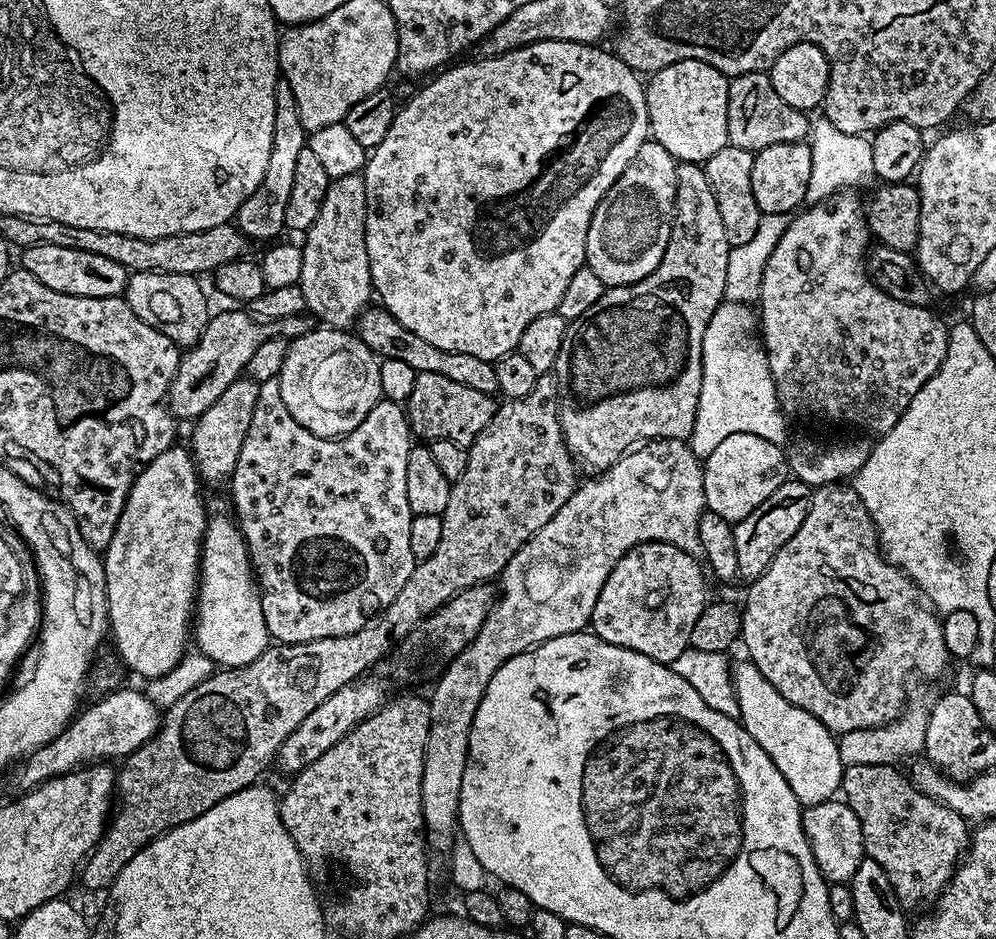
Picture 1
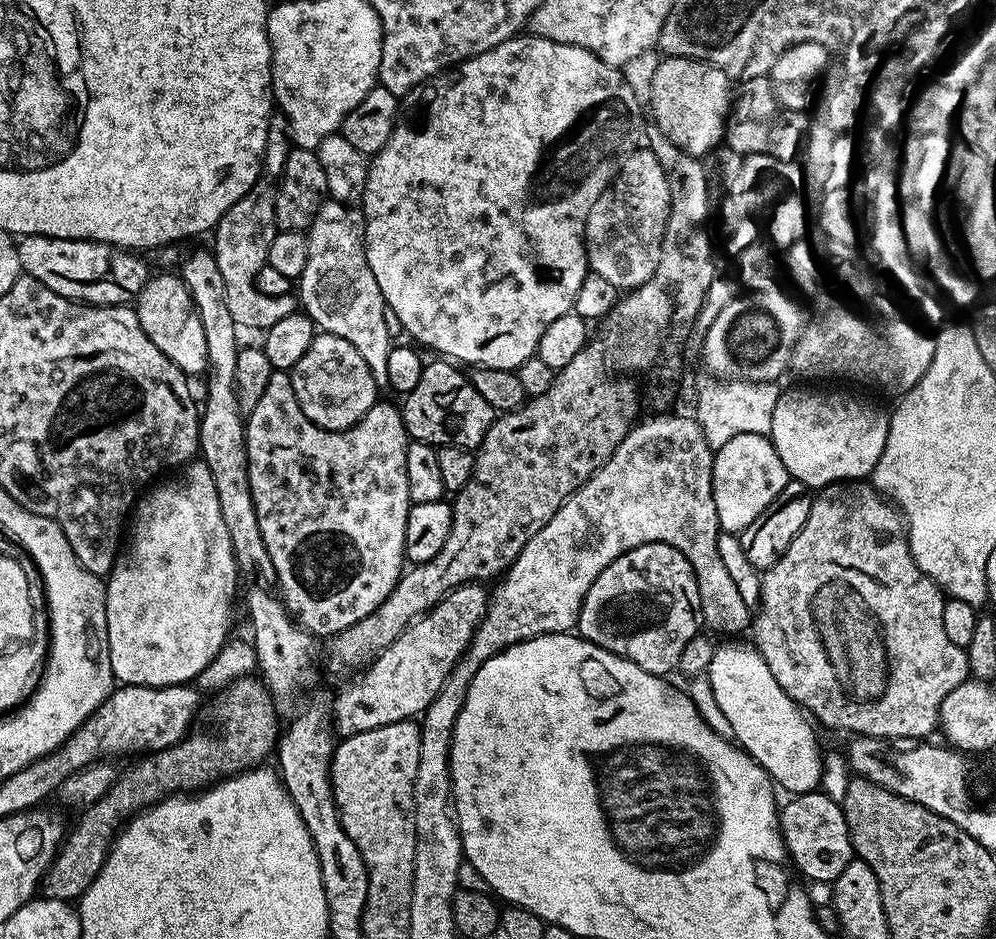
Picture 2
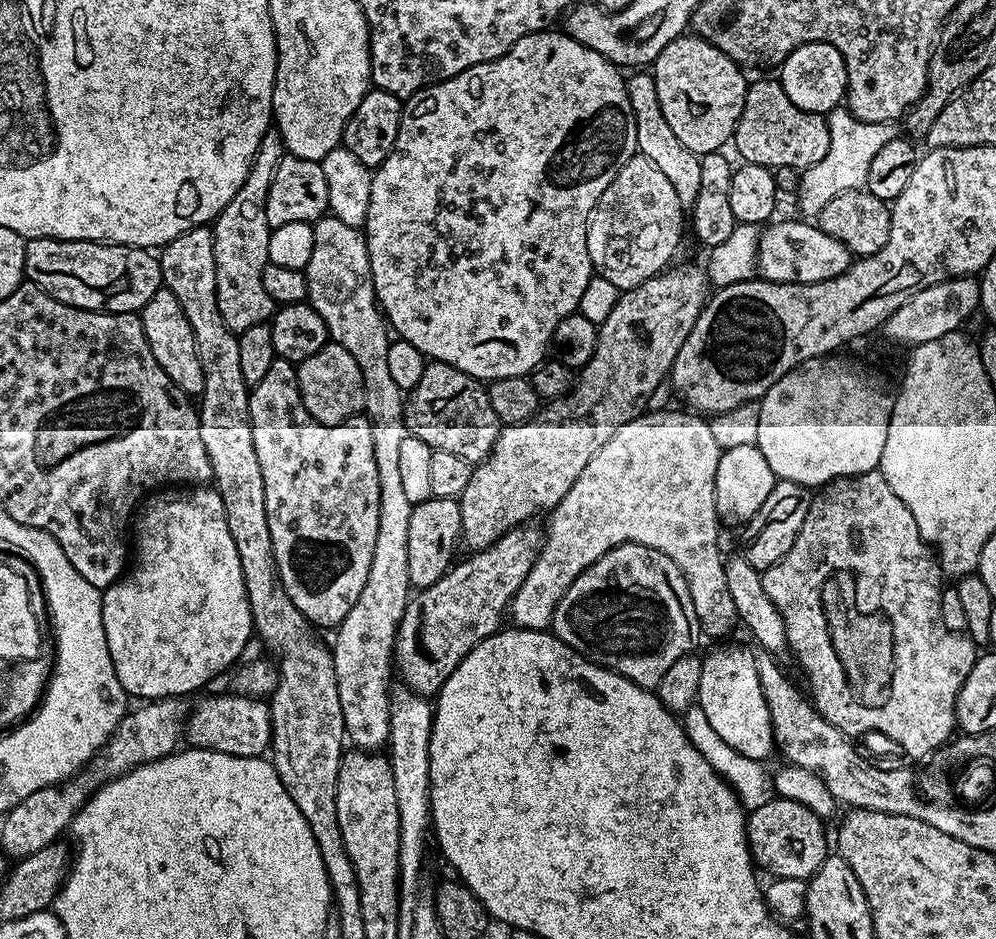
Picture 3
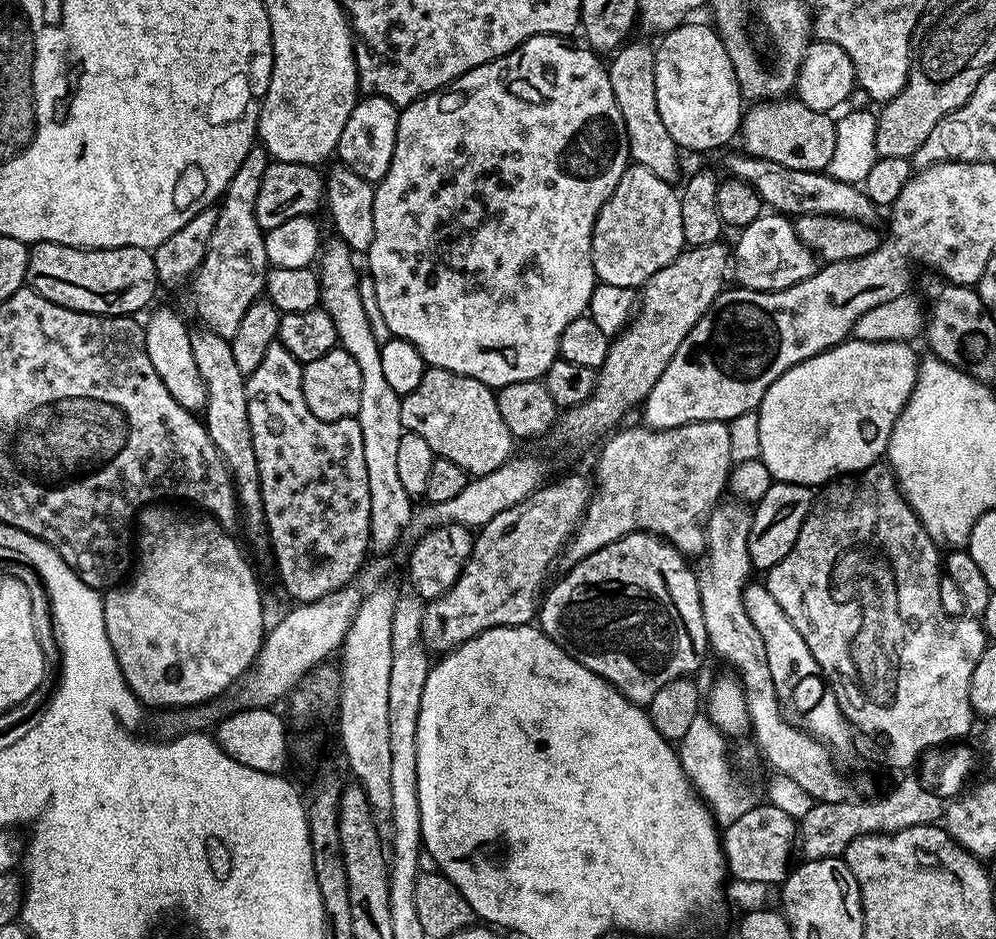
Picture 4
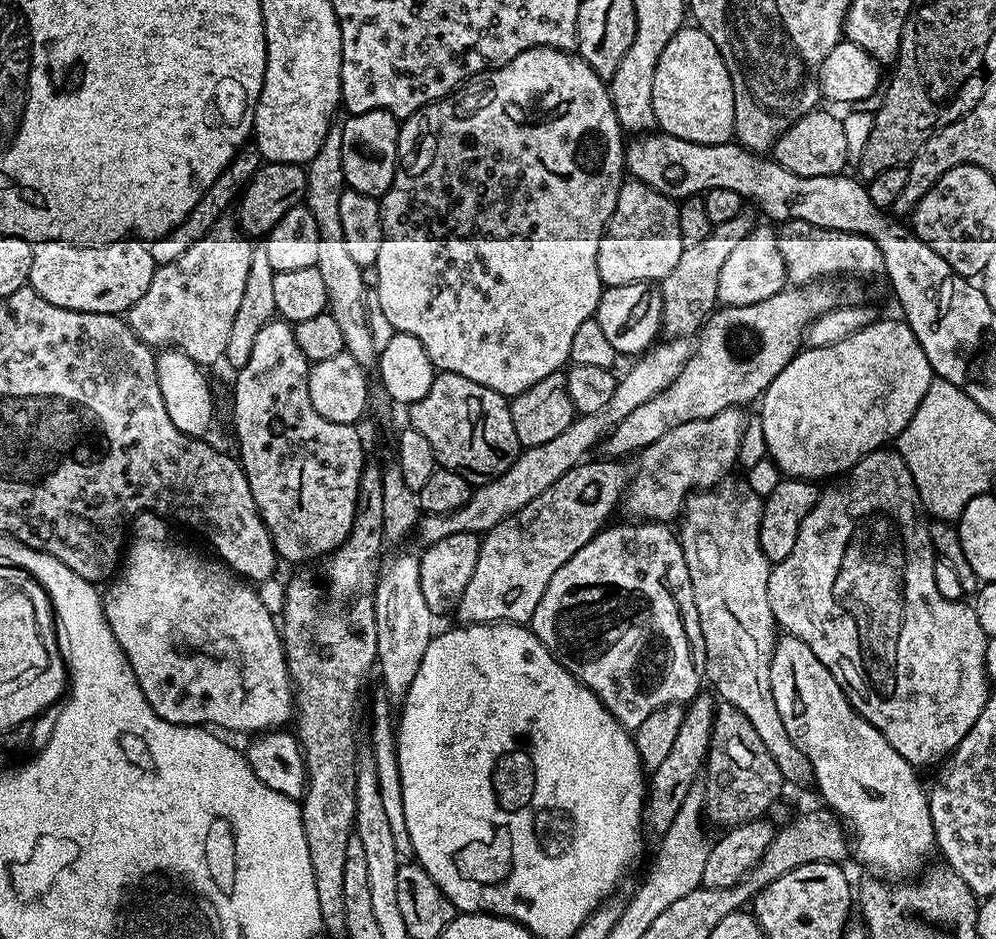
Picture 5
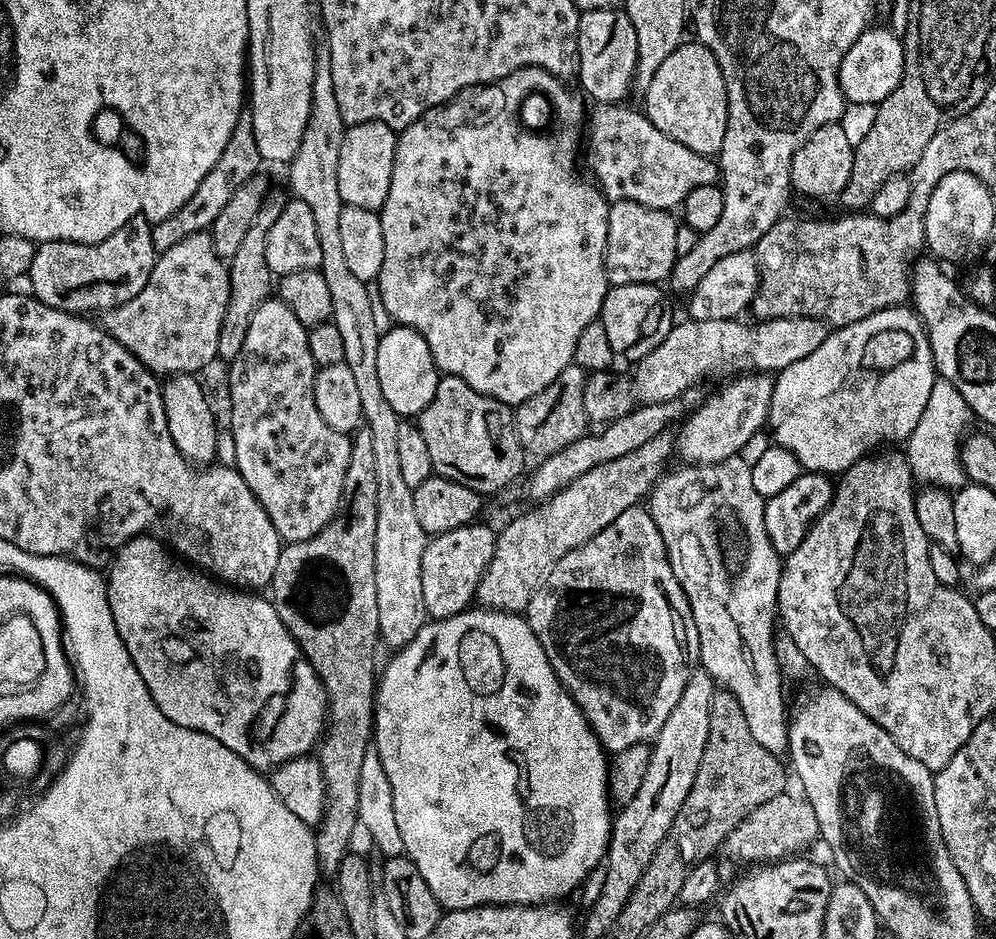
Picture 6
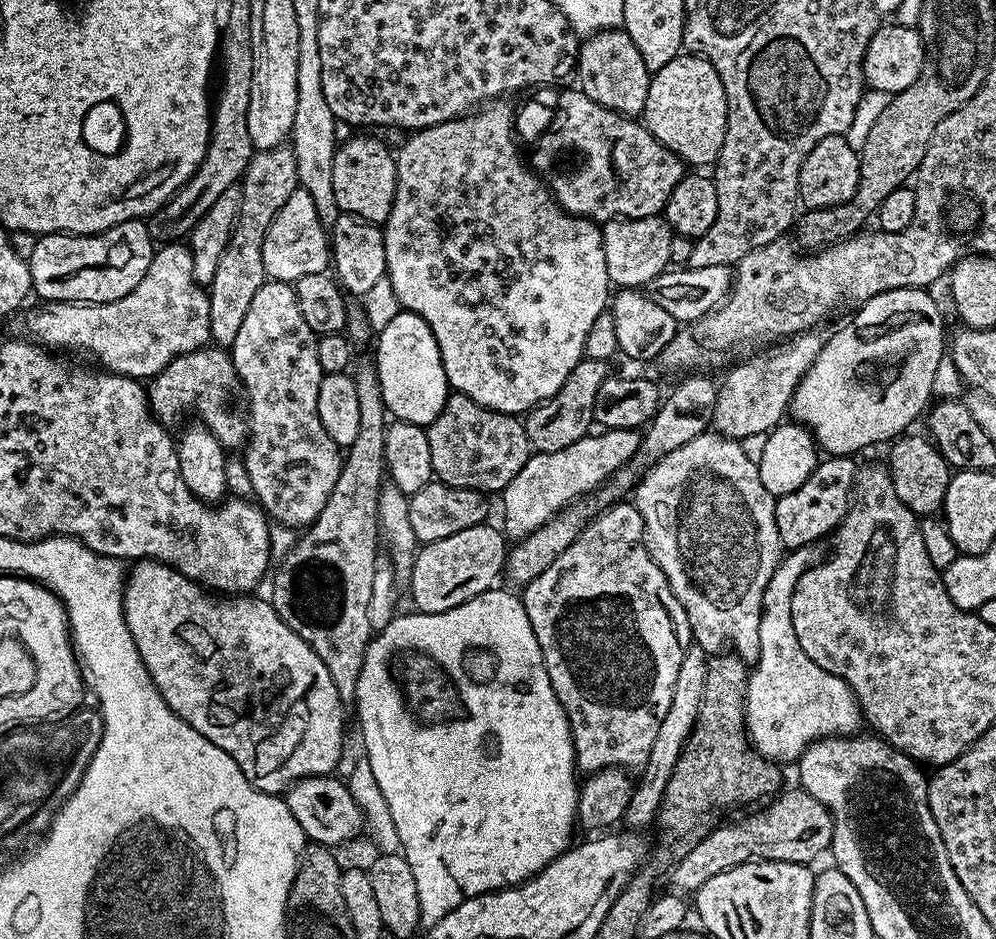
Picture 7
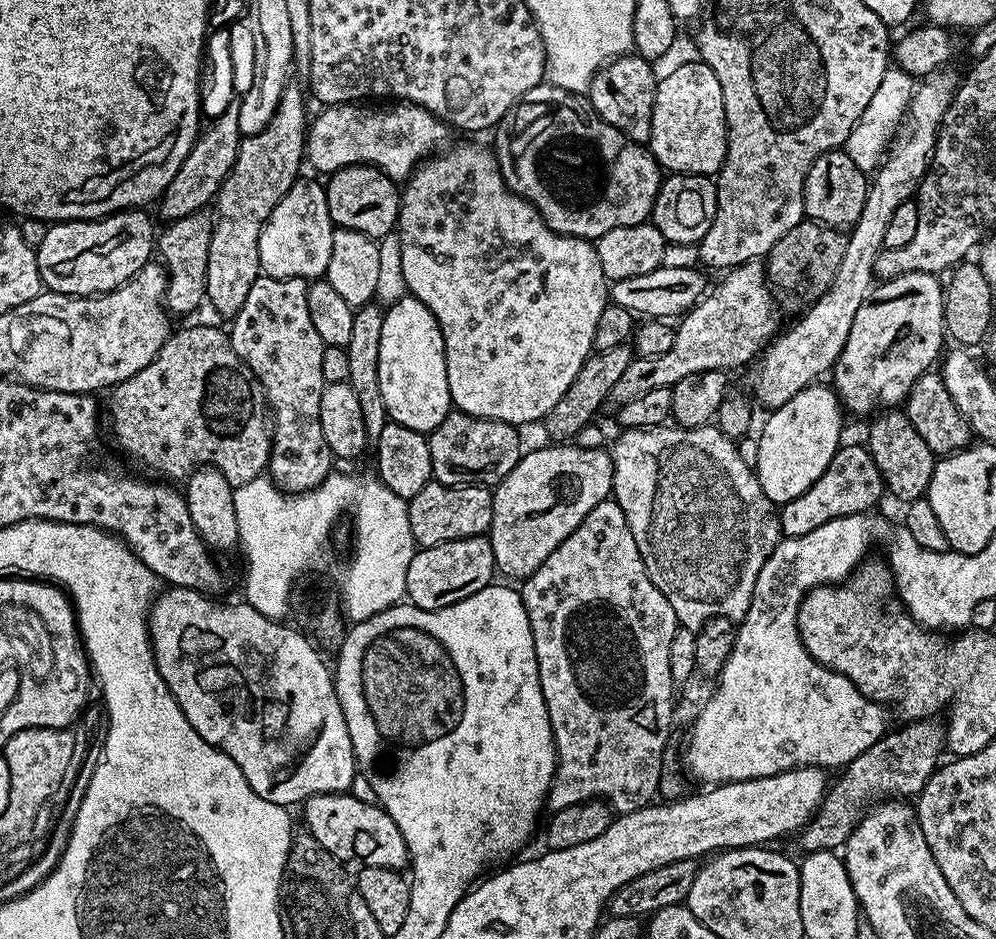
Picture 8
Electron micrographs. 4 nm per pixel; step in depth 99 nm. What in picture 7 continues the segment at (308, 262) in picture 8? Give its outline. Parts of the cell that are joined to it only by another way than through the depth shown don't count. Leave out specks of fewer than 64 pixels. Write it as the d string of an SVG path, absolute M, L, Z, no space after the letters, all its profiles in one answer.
M298 186L294 194L286 198L282 210L274 214L274 222L270 222L270 230L266 230L266 238L262 242L262 262L264 275L269 280L295 282L306 274L329 271L330 236L318 218L314 198L310 198L304 188Z

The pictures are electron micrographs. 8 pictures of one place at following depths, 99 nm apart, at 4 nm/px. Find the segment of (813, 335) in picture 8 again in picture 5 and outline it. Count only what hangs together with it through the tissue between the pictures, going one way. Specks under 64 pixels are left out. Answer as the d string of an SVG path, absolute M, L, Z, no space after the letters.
M727 408L722 414L714 414L714 418L674 426L670 434L662 434L662 438L640 449L635 457L636 469L631 469L628 490L624 493L623 511L644 522L675 521L693 492L713 488L731 473L728 471L732 464L738 461L738 446L746 423L744 414L741 409Z

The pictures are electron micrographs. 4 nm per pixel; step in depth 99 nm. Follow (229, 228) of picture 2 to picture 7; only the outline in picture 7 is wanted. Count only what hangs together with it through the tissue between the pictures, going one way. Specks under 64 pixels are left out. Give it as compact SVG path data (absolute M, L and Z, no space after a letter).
M168 242L157 247L152 254L150 270L146 270L142 282L138 282L138 286L134 286L134 290L130 290L126 298L101 304L77 304L54 300L40 302L37 305L37 308L30 309L24 316L24 328L29 332L25 333L35 343L52 350L69 348L72 352L89 352L101 369L117 372L119 376L151 378L158 375L175 356L190 354L205 347L212 339L208 294L194 278L194 258L192 251L184 242Z

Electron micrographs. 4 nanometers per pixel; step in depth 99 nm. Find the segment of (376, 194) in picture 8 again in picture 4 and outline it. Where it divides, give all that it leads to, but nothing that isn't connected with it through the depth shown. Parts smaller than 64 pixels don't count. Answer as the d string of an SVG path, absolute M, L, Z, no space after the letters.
M381 96L357 99L354 110L346 118L346 126L342 126L342 138L338 138L335 155L340 156L339 163L354 170L358 178L369 180L373 186L379 184L386 170L390 170L390 162L394 158L400 113L397 104Z

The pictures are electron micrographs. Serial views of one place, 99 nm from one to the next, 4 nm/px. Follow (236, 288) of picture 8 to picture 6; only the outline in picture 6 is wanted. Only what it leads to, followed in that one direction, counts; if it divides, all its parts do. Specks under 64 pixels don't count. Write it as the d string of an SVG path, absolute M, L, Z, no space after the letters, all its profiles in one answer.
M276 190L269 191L268 196L262 202L262 210L258 210L258 218L254 218L254 223L250 225L250 230L246 230L246 235L242 238L242 243L238 245L238 250L233 254L231 260L227 261L228 277L230 278L230 302L226 306L226 318L222 318L222 334L218 334L218 357L221 361L231 362L238 358L238 350L242 350L242 342L246 342L246 333L250 331L250 321L253 320L258 306L266 302L274 292L274 273L266 262L266 238L270 234L270 226L278 219L278 214L287 206L289 197L283 196Z

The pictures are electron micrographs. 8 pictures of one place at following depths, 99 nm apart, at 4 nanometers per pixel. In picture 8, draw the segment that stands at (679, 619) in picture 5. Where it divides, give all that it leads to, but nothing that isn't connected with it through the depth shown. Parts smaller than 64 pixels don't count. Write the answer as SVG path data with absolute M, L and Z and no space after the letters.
M614 498L598 502L586 518L567 536L561 544L538 566L533 576L523 581L524 588L519 589L522 602L526 606L526 614L530 618L530 630L534 634L534 650L538 658L538 674L542 694L546 702L546 710L550 714L552 737L556 743L556 776L548 791L547 807L552 812L562 810L566 806L581 804L587 800L602 800L613 813L623 814L639 808L646 808L657 799L660 791L660 775L664 769L664 753L669 747L668 731L672 728L672 691L674 685L670 674L670 644L674 642L677 630L676 615L666 602L662 590L654 586L648 577L646 566L642 562L642 554L638 550L638 542L634 542L634 534L630 534L630 526L626 522L626 514L622 514L622 506Z

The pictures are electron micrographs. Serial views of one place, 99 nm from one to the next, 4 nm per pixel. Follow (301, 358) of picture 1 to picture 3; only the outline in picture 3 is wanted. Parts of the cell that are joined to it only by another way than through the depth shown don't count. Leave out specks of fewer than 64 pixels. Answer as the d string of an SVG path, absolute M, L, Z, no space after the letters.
M327 343L318 354L310 354L310 358L299 361L296 369L296 385L300 387L300 397L306 410L314 419L329 426L339 426L355 417L364 406L364 383L362 370L358 370L358 362L354 362L354 354L340 344Z

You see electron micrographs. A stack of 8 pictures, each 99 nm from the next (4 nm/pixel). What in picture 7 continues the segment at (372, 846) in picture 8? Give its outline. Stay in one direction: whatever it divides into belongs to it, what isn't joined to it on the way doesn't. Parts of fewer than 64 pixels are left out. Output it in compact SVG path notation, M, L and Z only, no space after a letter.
M335 775L307 776L294 781L283 793L290 814L302 826L305 837L316 846L337 846L352 840L361 831L365 831L365 818L357 802L351 797L347 783L343 779L335 780Z

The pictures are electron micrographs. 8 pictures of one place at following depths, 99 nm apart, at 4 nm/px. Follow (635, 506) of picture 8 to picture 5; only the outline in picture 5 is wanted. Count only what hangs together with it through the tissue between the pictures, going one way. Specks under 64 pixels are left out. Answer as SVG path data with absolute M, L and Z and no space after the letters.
M725 478L713 488L693 492L684 505L678 527L680 545L690 570L694 606L698 606L698 622L702 626L704 674L707 683L712 683L711 691L723 703L746 714L758 738L770 750L770 758L778 762L785 781L789 785L809 783L812 780L810 762L790 742L790 734L782 726L782 717L770 690L770 662L778 639L778 625L768 597L770 562L760 545L764 500L750 490L747 479L732 479Z

